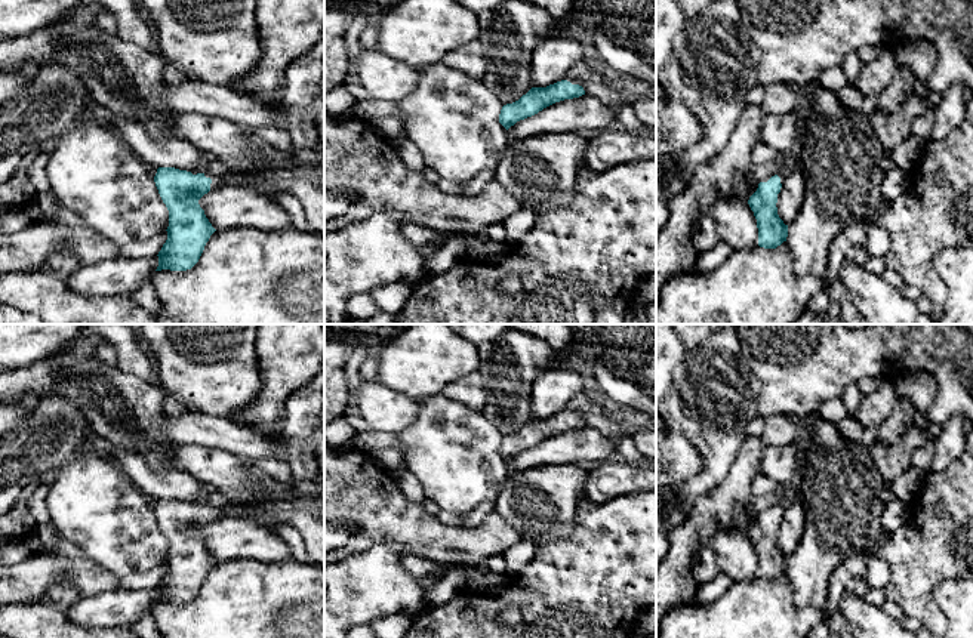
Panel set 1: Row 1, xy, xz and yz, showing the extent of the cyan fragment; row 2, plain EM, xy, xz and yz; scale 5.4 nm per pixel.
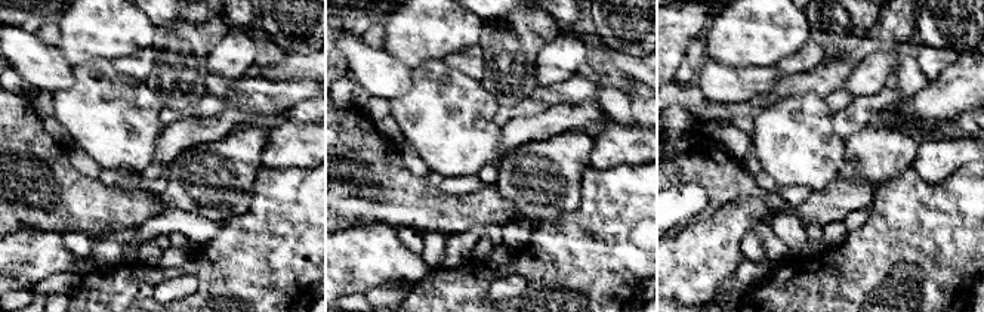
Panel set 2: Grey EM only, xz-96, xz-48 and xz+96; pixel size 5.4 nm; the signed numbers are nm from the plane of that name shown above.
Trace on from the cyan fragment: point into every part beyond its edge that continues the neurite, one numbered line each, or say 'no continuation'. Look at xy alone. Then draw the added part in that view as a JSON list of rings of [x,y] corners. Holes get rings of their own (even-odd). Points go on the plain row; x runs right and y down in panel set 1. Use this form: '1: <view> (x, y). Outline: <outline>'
1: xy (256, 512). Outline: [[[262,502],[247,506],[209,503],[204,505],[204,508],[212,511],[210,521],[215,521],[216,518],[221,517],[231,517],[231,518],[249,520],[252,523],[259,523],[277,515],[275,505],[270,502]]]

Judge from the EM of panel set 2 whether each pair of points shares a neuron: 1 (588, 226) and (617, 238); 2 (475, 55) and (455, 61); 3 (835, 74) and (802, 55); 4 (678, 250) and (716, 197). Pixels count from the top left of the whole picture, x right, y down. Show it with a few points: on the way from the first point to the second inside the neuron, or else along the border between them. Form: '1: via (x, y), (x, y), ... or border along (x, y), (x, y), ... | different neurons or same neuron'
1: via (595, 234), (600, 238), (610, 238) | same neuron
2: via (471, 59), (459, 61) | same neuron
3: border along (824, 61), (808, 71), (784, 76) | different neurons
4: border along (730, 201), (700, 221) | different neurons

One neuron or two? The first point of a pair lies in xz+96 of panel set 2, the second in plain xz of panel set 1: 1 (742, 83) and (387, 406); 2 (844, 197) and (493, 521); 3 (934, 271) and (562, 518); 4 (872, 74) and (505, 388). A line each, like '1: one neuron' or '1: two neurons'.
1: one neuron
2: one neuron
3: two neurons
4: two neurons

